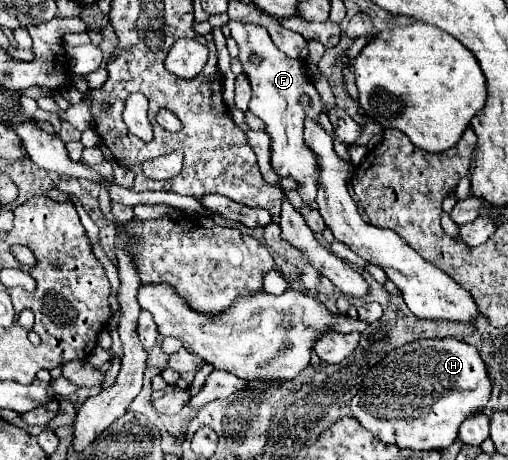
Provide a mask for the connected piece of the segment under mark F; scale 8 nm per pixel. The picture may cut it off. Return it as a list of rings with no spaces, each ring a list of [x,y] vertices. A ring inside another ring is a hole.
[[[230,20],[228,28],[232,32],[232,38],[240,46],[240,62],[244,68],[244,74],[250,80],[252,86],[252,100],[250,100],[250,112],[256,114],[266,122],[266,132],[272,138],[272,166],[278,172],[278,176],[290,176],[302,184],[300,196],[304,202],[308,202],[310,208],[316,208],[314,196],[316,196],[316,180],[318,180],[318,168],[316,168],[316,158],[312,150],[304,144],[304,120],[312,118],[318,120],[322,112],[322,98],[314,84],[308,78],[308,64],[304,60],[294,60],[288,58],[284,52],[276,48],[276,44],[270,40],[270,34],[266,28],[256,26],[256,24],[246,24],[240,20]],[[250,54],[258,54],[262,58],[260,66],[250,64]],[[300,94],[308,94],[312,98],[312,106],[304,110],[298,104]]]

